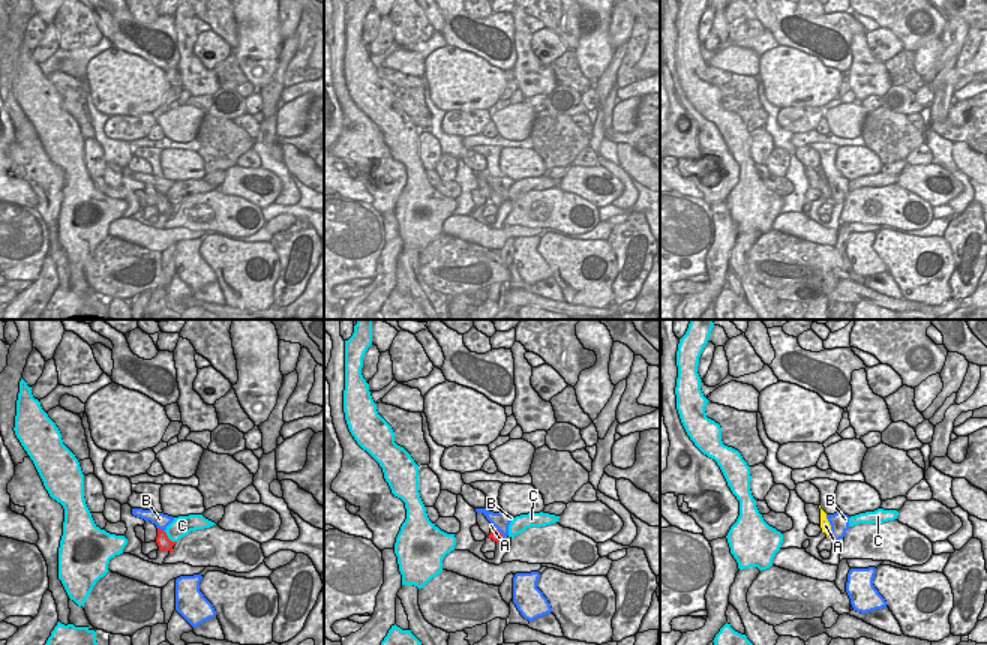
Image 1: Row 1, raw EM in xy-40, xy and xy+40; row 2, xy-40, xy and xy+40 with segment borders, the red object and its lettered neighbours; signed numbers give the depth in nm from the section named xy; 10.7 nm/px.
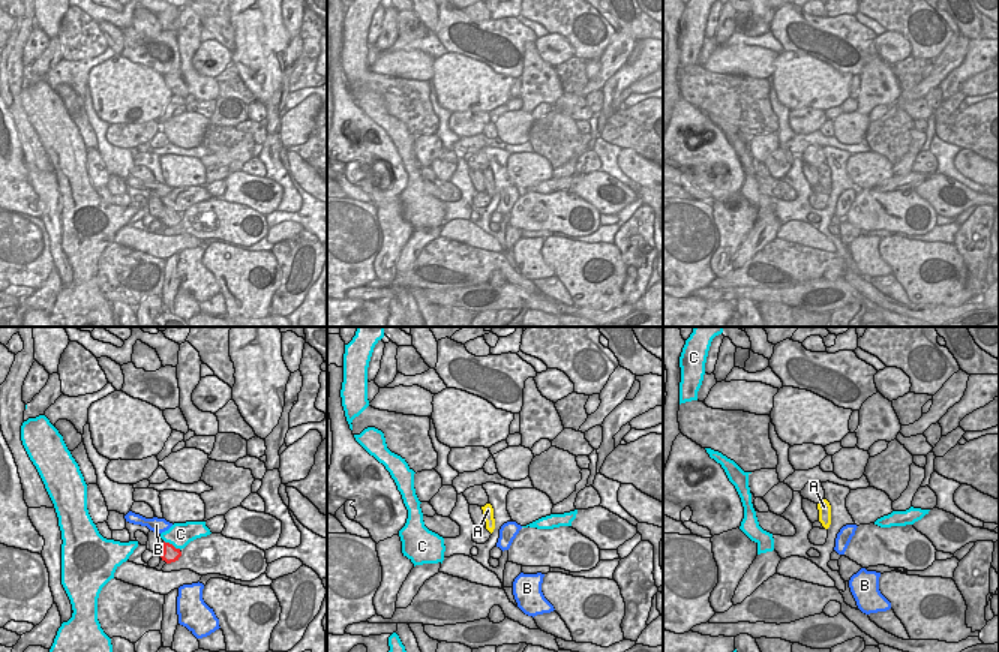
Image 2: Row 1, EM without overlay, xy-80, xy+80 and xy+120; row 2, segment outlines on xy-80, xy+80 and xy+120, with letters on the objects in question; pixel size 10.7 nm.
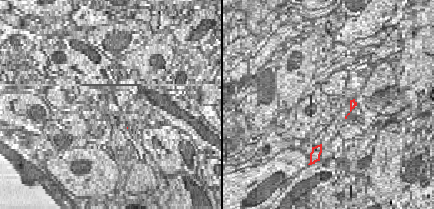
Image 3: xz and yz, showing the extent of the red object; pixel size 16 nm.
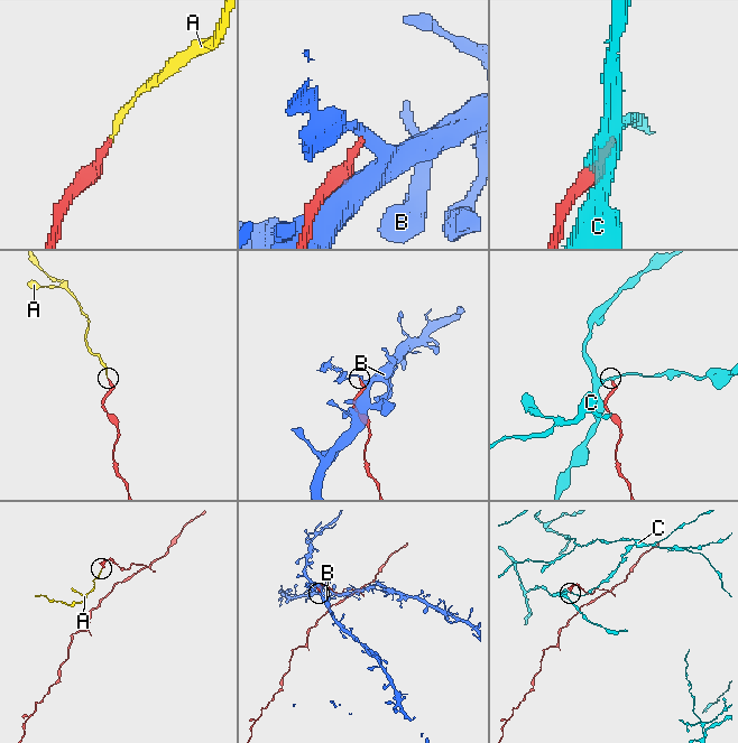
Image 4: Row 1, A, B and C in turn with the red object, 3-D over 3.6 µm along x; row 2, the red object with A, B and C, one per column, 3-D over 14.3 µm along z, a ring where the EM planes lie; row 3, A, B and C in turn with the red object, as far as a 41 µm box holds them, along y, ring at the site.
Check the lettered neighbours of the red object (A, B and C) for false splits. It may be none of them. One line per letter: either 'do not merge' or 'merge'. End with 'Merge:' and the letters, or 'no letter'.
A: merge
B: do not merge
C: do not merge
Merge: A

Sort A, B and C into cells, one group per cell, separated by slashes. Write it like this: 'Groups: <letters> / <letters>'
Groups: A / B / C.

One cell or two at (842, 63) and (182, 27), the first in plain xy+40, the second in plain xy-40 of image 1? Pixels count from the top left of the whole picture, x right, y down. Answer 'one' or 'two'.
two

